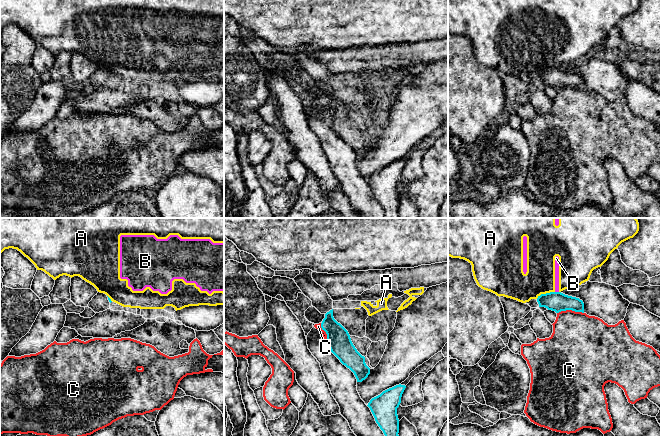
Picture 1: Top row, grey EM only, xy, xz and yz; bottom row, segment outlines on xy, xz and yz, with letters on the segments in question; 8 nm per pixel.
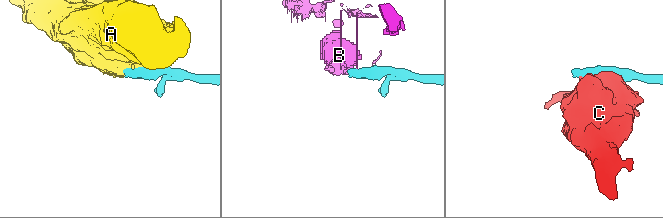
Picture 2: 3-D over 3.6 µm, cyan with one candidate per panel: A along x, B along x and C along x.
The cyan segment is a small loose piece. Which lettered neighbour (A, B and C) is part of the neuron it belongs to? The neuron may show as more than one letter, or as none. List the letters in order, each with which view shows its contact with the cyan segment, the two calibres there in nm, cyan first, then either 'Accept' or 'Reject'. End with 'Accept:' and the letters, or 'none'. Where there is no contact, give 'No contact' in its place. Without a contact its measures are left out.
A: Touches cyan in yz. Thickness 160 nm (cyan) against 240 nm. Reject
B: Touches cyan in yz. Thickness 160 nm (cyan) against 30 nm. Reject
C: Touches cyan in yz. Thickness 160 nm (cyan) against 420 nm. Reject
Accept: none

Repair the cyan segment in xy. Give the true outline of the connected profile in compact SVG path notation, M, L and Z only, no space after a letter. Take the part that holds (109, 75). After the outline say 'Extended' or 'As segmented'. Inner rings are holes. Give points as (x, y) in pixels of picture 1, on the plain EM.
M98 68L89 78L88 83L95 89L99 89L109 85L111 78L111 75L106 70Z. Extended

